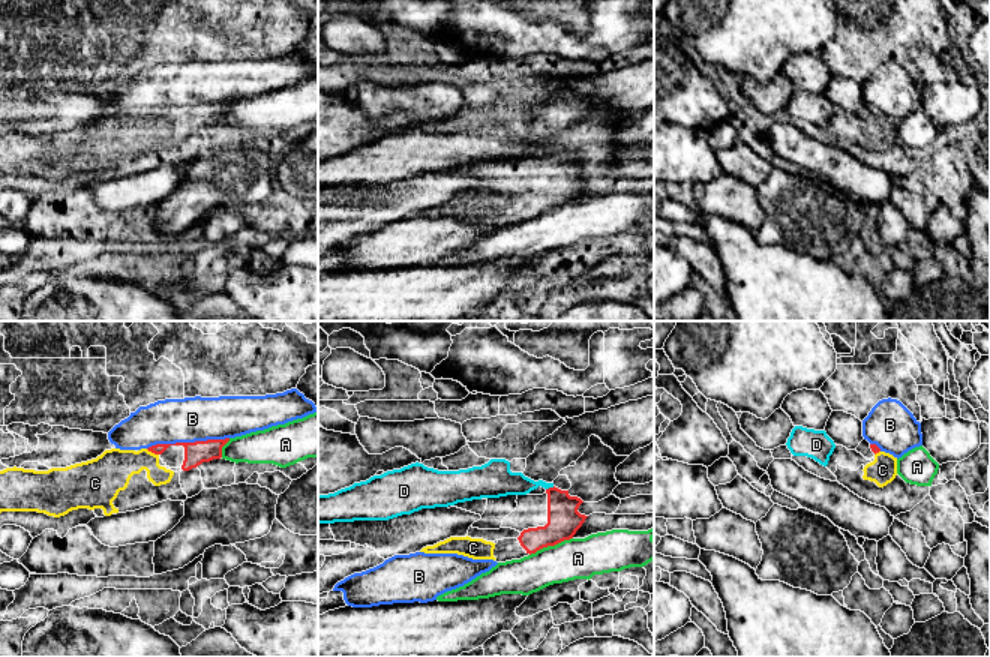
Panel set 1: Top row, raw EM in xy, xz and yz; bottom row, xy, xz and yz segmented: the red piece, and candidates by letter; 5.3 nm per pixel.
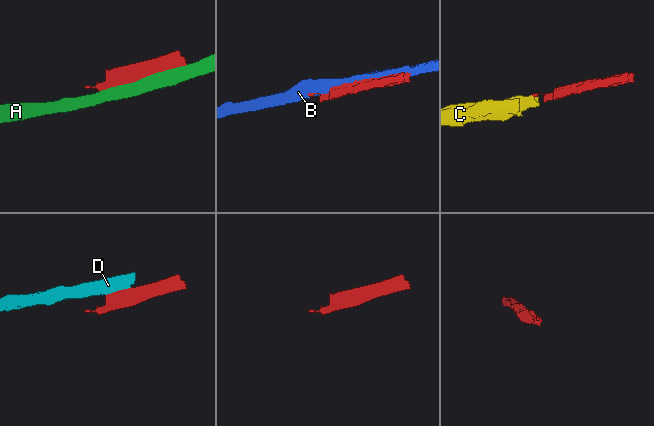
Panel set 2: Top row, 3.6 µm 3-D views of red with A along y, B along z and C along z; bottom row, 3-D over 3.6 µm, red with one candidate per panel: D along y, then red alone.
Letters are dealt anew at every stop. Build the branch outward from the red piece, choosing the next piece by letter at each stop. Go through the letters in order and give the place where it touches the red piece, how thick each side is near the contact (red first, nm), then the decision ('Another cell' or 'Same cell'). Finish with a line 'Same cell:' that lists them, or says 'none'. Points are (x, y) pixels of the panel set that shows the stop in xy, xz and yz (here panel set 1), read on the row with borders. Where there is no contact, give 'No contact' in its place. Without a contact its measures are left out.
A: Touches red at xz (551, 545). Thickness 180 nm (red) against 220 nm. Another cell
B: Touches red at xy (188, 443). Thickness 120 nm (red) against 240 nm. Another cell
C: Touches red at xy (152, 452). Thickness 120 nm (red) against 220 nm. Same cell
D: Touches red at xz (549, 488). Thickness 180 nm (red) against 140 nm. Another cell
Same cell: C

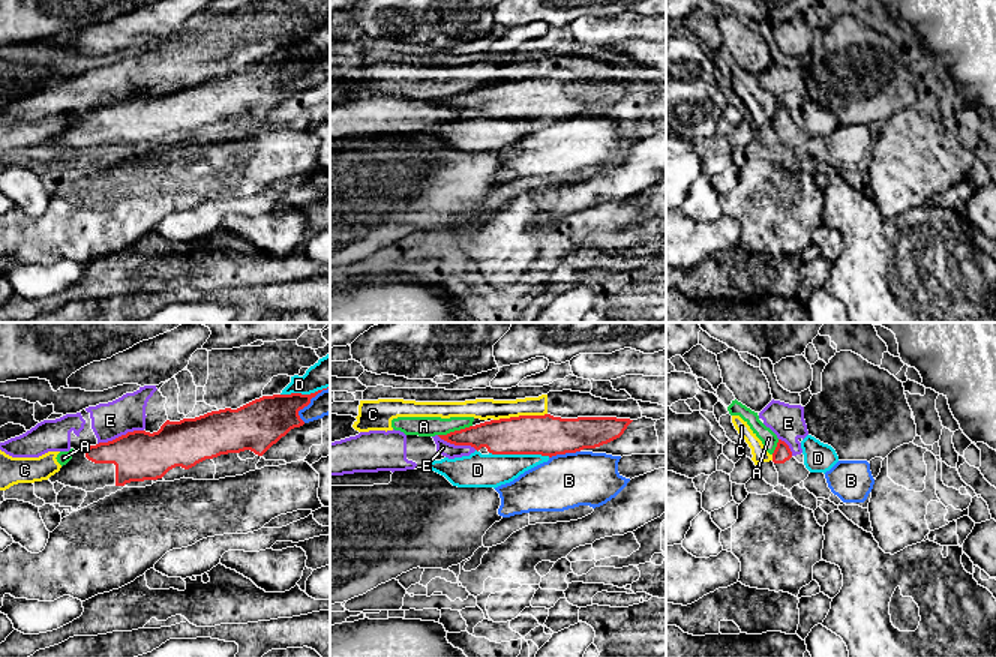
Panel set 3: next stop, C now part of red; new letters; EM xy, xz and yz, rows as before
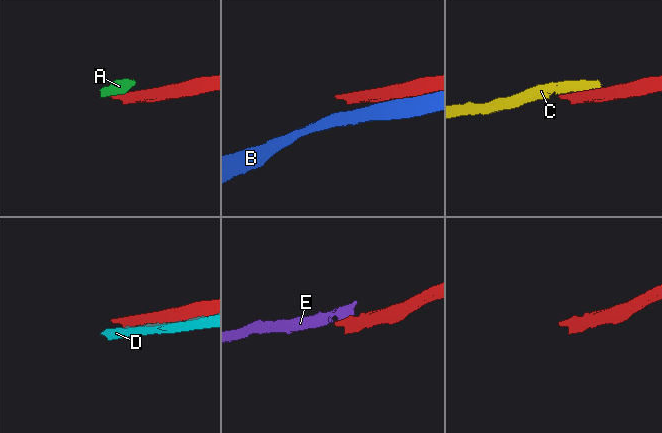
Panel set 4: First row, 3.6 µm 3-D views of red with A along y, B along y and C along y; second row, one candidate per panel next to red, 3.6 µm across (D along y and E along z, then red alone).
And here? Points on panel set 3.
A: Touches red at xz (455, 431). Thickness 190 nm (red) against 110 nm. Another cell
B: Touches red at xz (564, 453). Thickness 220 nm (red) against 300 nm. Another cell
C: Touches red at xz (519, 416). Thickness 220 nm (red) against 110 nm. Another cell
D: Touches red at xz (519, 453). Thickness 220 nm (red) against 180 nm. Another cell
E: Touches red at xy (122, 435). Thickness 260 nm (red) against 190 nm. Another cell
Same cell: none

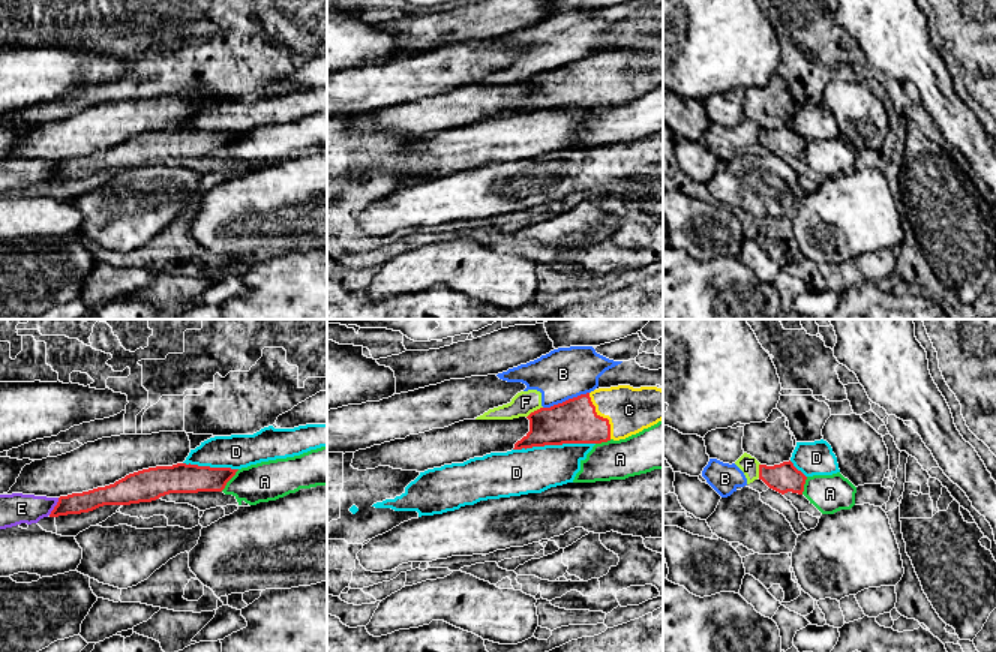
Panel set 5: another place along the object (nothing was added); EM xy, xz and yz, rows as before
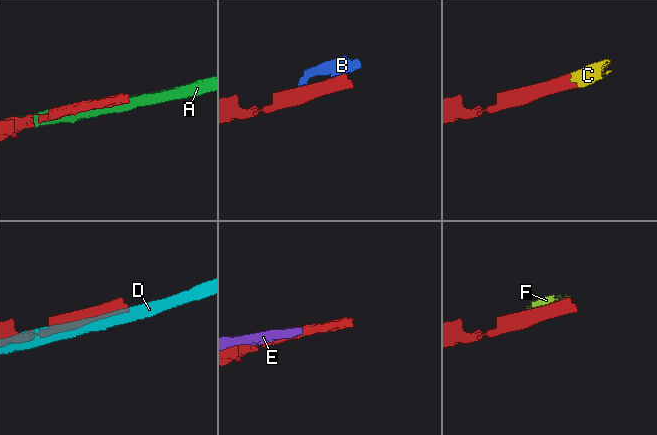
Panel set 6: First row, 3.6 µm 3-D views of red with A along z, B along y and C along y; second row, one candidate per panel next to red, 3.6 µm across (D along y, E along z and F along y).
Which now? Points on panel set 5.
A: Touches red at xy (230, 478). Thickness 160 nm (red) against 220 nm. Another cell
B: Touches red at xz (566, 400). Thickness 240 nm (red) against 280 nm. Another cell
C: Touches red at xz (602, 417). Thickness 240 nm (red) against 240 nm. Same cell
D: Touches red at xz (554, 444). Thickness 240 nm (red) against 240 nm. Another cell
E: Touches red at xy (54, 507). Thickness 110 nm (red) against 170 nm. Another cell
F: Touches red at xz (534, 411). Thickness 240 nm (red) against 130 nm. Another cell
Same cell: C

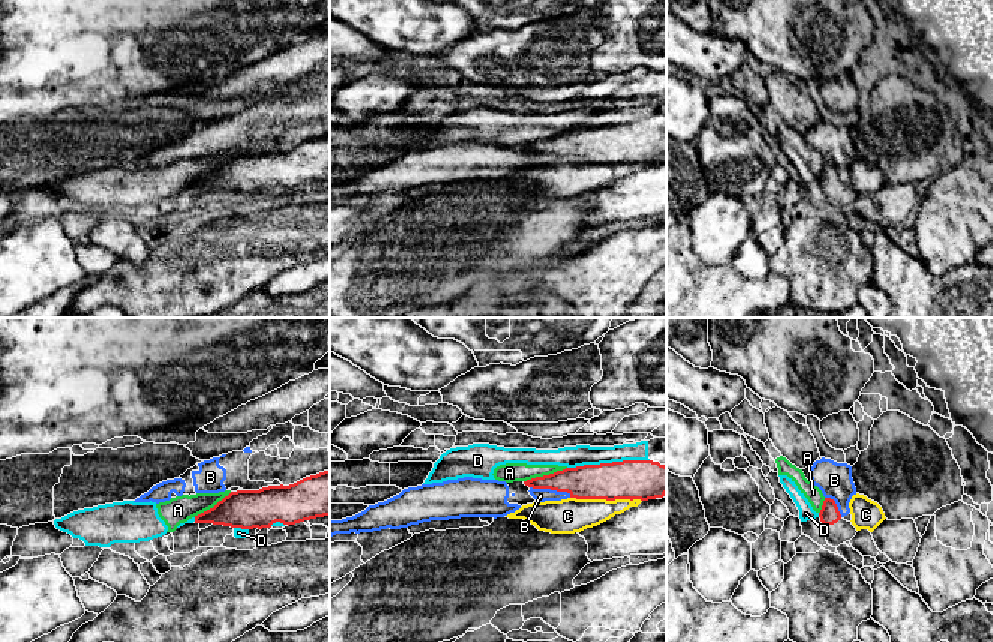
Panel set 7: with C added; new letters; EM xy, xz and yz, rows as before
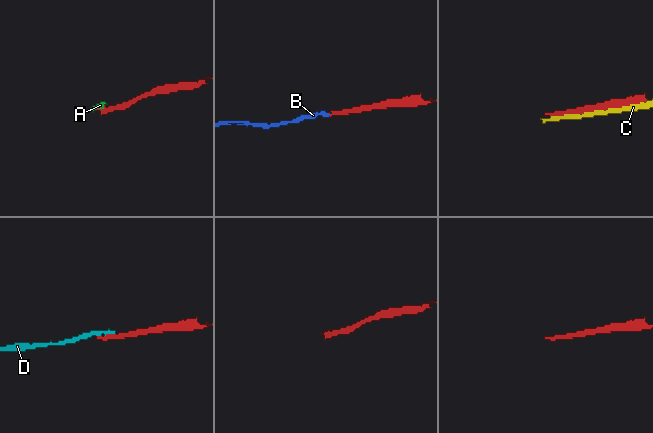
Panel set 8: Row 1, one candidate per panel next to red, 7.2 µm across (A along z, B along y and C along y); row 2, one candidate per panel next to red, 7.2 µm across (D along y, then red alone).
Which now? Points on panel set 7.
A: Touches red at xz (545, 476). Thickness 190 nm (red) against 110 nm. Another cell
B: Touches red at xz (551, 489). Thickness 190 nm (red) against 80 nm. Another cell
C: Touches red at xz (606, 500). Thickness 220 nm (red) against 190 nm. Another cell
D: Touches red at xz (608, 464). Thickness 220 nm (red) against 110 nm. Another cell
Same cell: none

